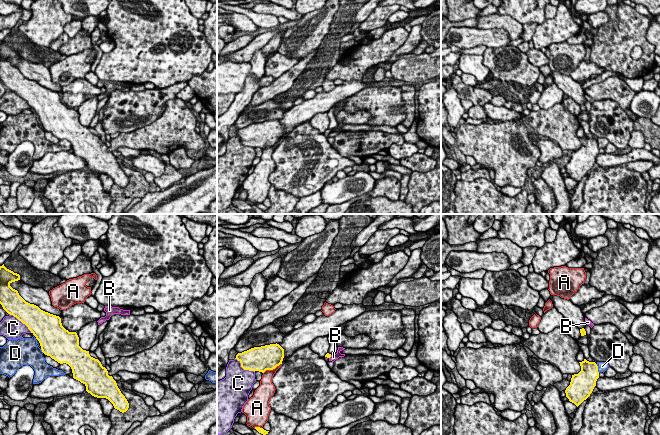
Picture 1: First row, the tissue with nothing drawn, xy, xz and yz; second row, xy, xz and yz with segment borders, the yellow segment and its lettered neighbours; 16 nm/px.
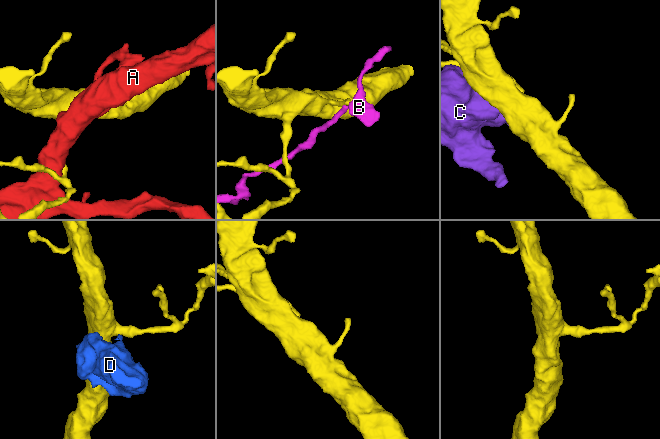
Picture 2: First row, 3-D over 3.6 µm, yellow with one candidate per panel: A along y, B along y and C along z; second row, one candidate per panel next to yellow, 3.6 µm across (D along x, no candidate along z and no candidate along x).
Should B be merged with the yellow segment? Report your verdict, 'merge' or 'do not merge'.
do not merge

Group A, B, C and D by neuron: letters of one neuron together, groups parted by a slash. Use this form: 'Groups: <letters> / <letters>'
Groups: A / B / C / D

